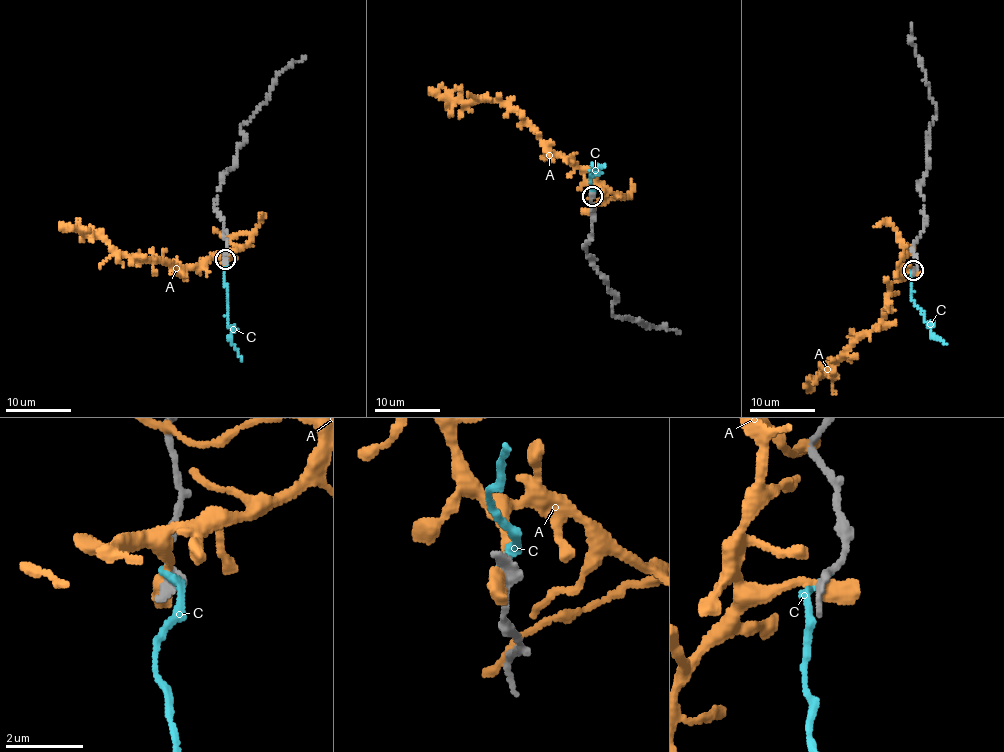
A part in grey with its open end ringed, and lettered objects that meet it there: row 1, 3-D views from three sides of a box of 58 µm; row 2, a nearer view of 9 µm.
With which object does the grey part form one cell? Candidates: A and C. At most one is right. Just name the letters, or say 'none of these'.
C

